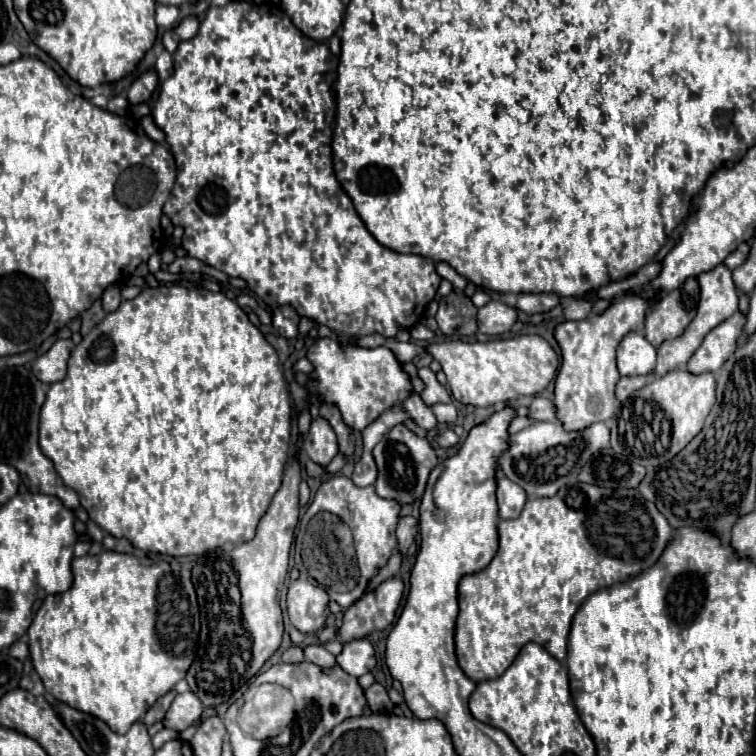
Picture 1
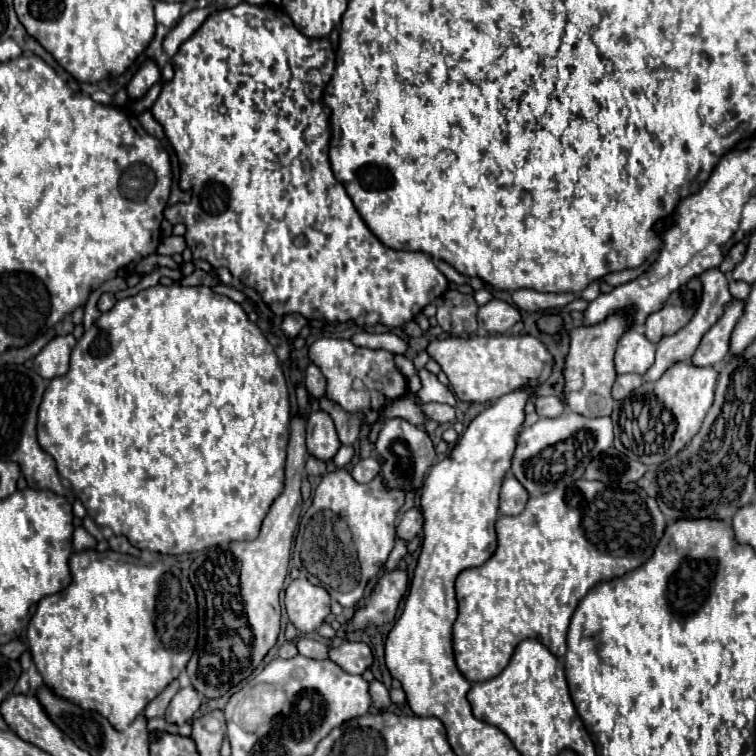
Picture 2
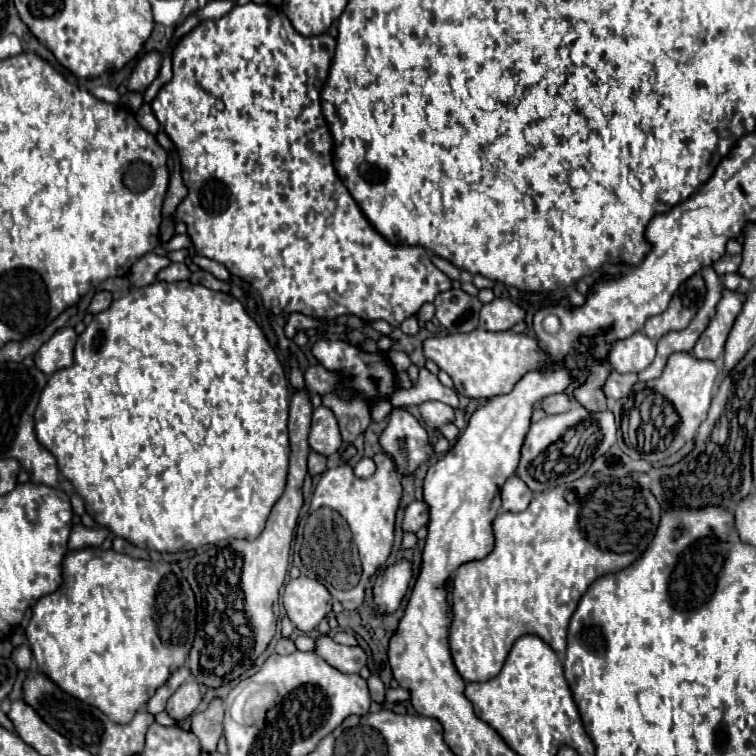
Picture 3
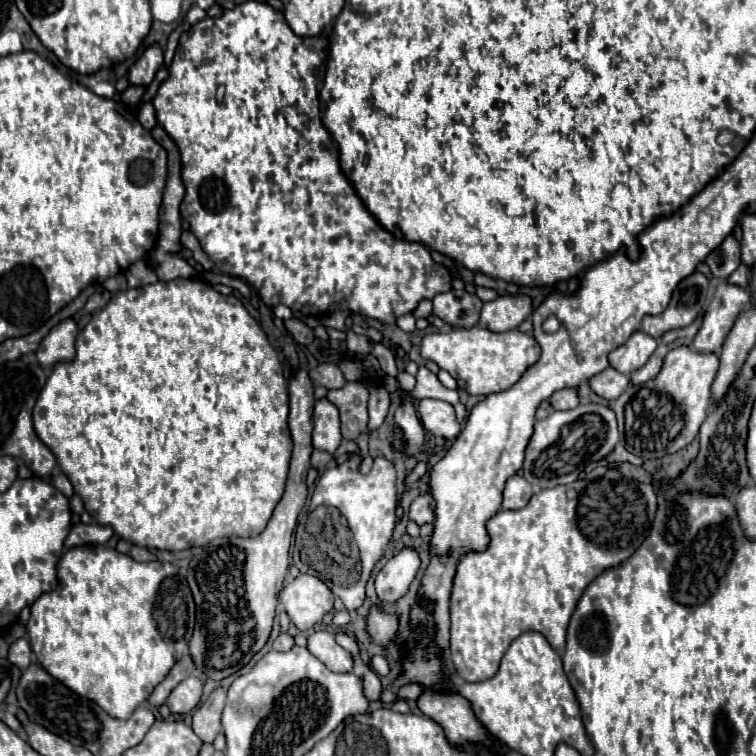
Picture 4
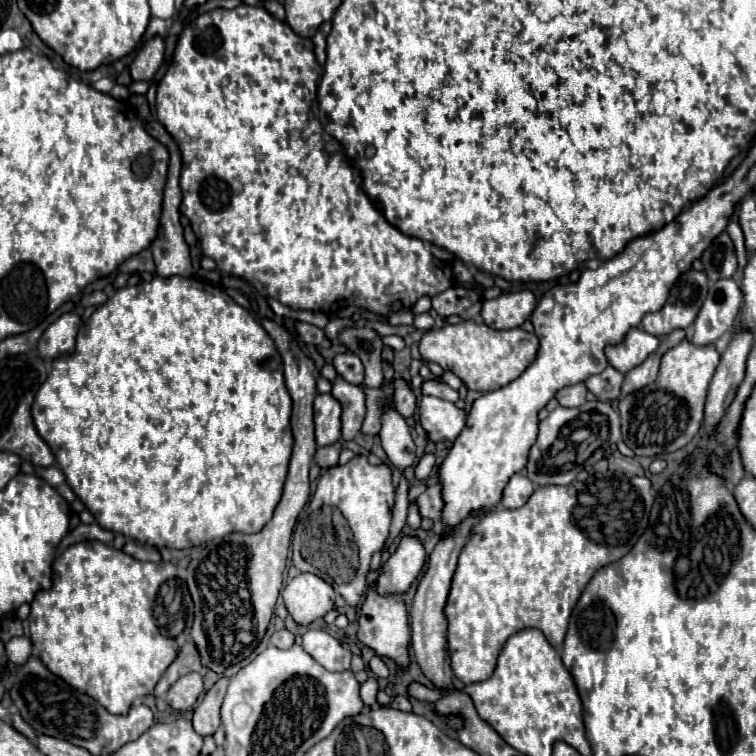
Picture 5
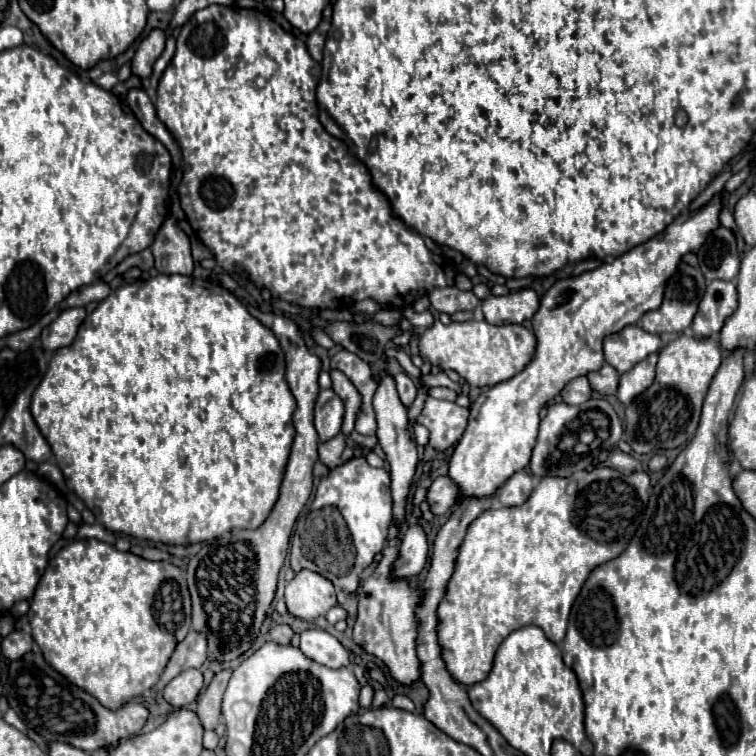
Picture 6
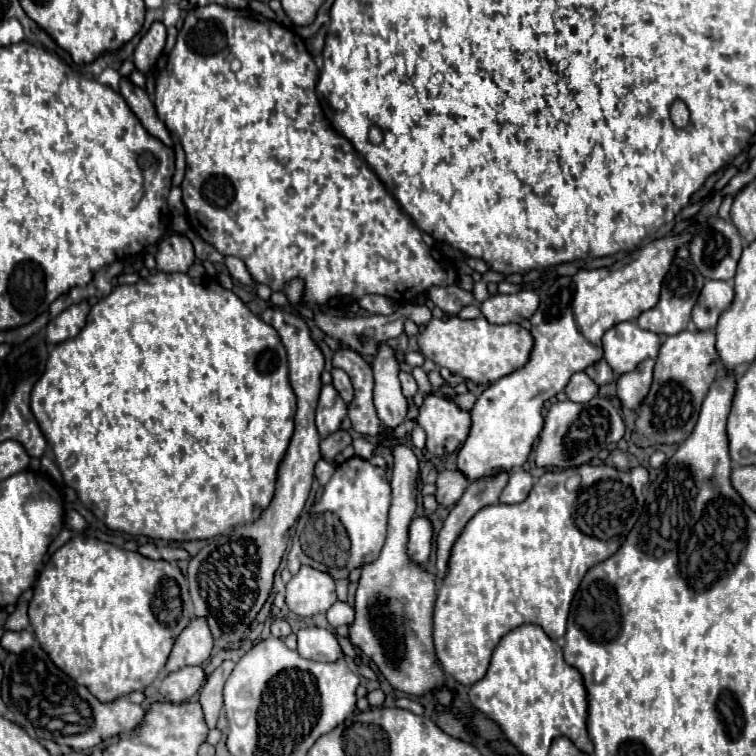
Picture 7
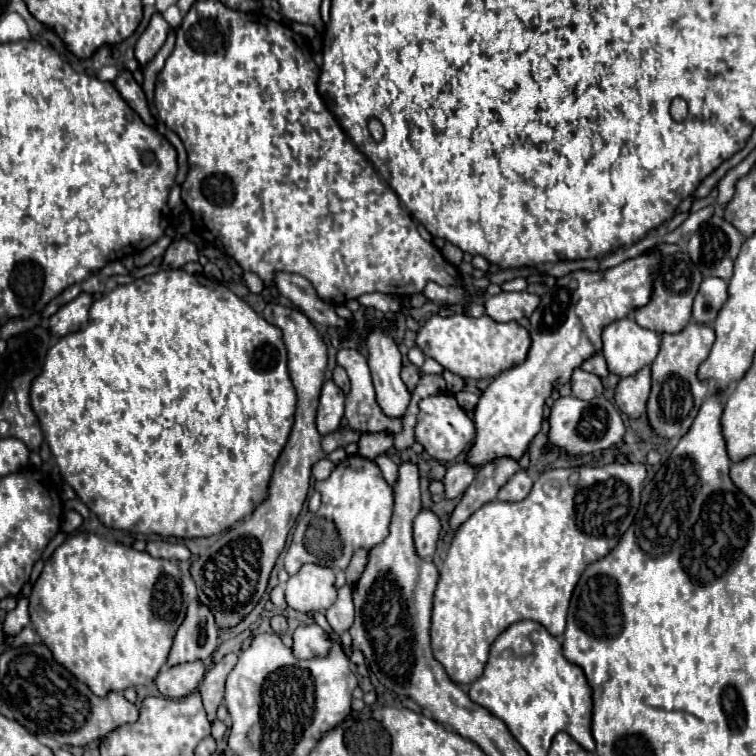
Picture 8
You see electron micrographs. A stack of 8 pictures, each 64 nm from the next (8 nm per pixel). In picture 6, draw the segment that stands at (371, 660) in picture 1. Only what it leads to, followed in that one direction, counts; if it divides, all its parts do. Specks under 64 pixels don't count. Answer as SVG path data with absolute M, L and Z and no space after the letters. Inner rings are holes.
M310 628L300 634L300 650L328 668L344 668L350 664L350 652L332 634L320 628Z

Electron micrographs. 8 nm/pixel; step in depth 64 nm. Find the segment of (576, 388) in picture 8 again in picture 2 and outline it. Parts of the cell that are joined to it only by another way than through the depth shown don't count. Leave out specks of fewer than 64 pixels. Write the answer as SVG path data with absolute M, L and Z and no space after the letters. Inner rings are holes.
M544 396L544 398L536 398L536 412L538 416L544 418L558 418L566 406L562 406L562 400L558 396Z

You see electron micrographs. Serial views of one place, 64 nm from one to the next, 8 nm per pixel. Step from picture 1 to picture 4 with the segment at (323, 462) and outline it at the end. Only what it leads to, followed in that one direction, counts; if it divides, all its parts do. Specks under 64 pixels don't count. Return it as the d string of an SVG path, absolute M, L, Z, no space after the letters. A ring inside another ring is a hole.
M326 398L316 402L314 408L314 432L312 432L312 446L316 450L324 452L336 452L340 446L342 436L340 436L340 420L338 420L338 410L326 402Z

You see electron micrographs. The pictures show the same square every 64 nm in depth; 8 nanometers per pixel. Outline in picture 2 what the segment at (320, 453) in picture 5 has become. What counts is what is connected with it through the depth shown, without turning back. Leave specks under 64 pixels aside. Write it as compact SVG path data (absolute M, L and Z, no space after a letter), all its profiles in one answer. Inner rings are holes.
M308 458L308 462L306 462L306 472L310 474L310 476L324 476L326 474L326 462L322 462L322 460L316 460L316 458Z

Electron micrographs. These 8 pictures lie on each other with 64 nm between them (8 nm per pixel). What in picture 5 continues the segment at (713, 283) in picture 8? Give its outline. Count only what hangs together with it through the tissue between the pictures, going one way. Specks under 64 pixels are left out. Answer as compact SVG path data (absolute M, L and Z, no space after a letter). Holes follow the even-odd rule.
M734 278L718 280L710 286L708 298L698 312L698 318L694 322L694 346L710 346L714 344L722 334L732 332L740 314L740 306L744 302L744 294L734 282Z

